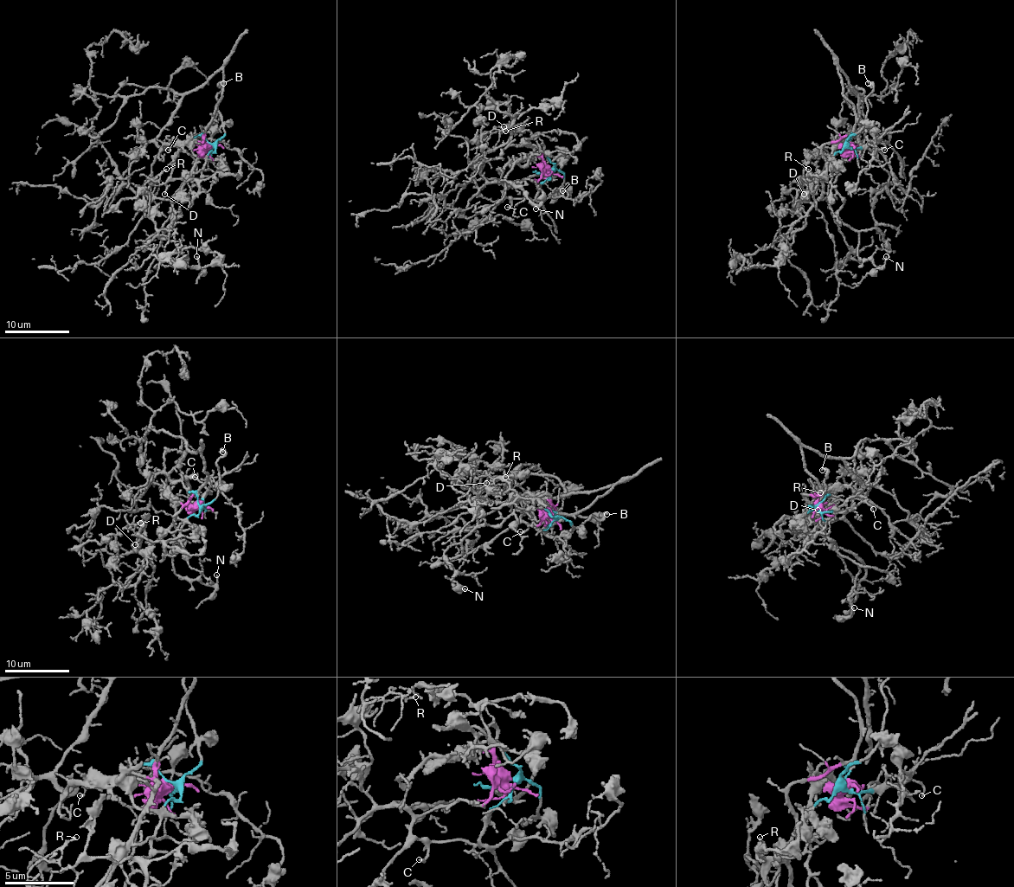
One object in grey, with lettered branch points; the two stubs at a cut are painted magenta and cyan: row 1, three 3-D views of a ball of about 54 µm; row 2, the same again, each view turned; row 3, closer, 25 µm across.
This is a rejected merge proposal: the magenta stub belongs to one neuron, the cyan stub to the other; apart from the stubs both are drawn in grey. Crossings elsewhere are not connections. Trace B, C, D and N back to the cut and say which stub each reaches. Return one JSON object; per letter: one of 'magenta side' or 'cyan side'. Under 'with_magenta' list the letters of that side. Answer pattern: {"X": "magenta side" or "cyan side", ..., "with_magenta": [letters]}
{"B": "cyan side", "C": "magenta side", "D": "cyan side", "N": "magenta side", "with_magenta": ["C", "N"]}

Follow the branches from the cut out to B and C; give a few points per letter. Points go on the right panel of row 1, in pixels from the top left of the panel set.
B: (848, 143), (848, 139), (863, 125), (867, 109), (865, 98), (872, 91), (872, 85), (869, 83)
C: (849, 144), (849, 151), (859, 156), (860, 144), (882, 143), (884, 150)

